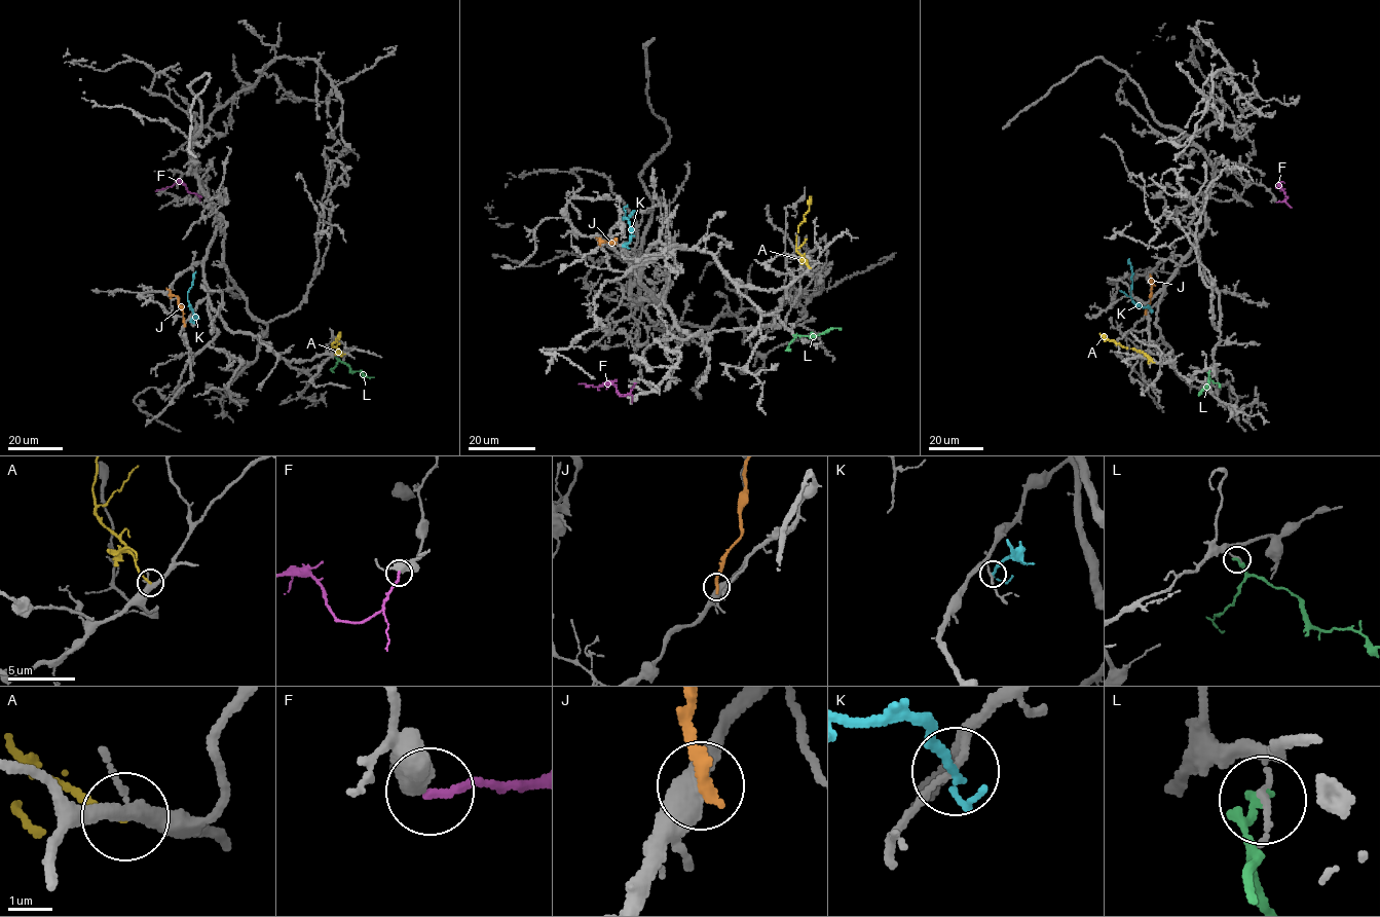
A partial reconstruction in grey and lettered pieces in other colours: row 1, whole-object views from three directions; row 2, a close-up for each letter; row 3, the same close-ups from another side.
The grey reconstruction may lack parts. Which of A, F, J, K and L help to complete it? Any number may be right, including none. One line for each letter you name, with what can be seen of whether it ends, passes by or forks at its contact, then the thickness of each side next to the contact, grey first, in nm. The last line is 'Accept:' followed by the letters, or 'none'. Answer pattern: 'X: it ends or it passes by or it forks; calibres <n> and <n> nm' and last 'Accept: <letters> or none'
Accept: none

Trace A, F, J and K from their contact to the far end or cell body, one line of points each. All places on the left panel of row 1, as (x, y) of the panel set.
A: (344, 354), (331, 345), (339, 338), (340, 332)
F: (200, 196), (190, 193), (181, 182), (155, 190)
J: (184, 325), (178, 297), (166, 288)
K: (191, 321), (195, 318), (188, 291), (195, 271)

